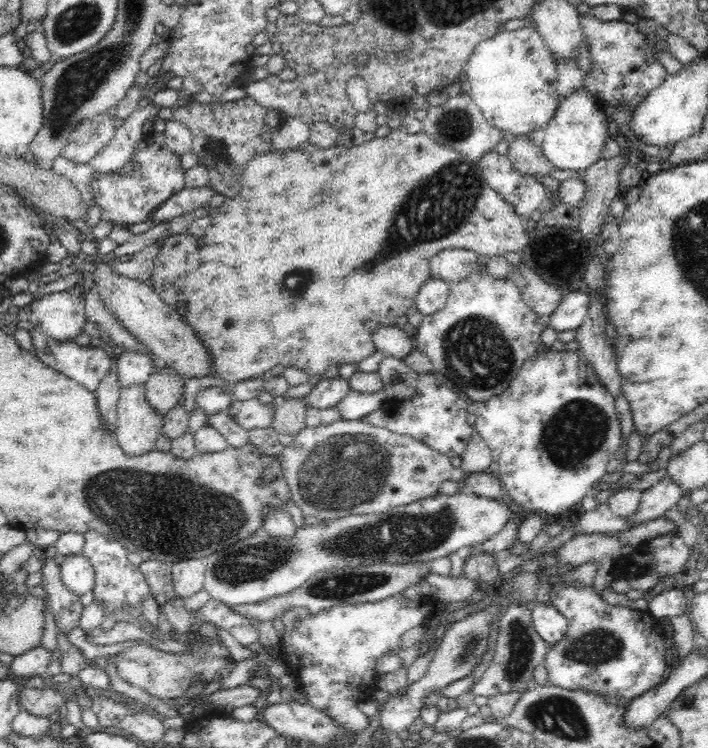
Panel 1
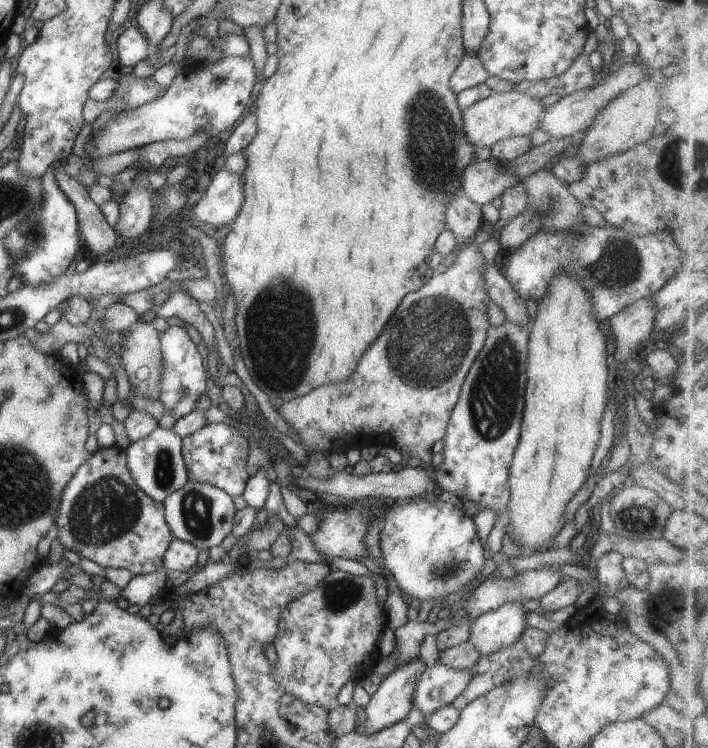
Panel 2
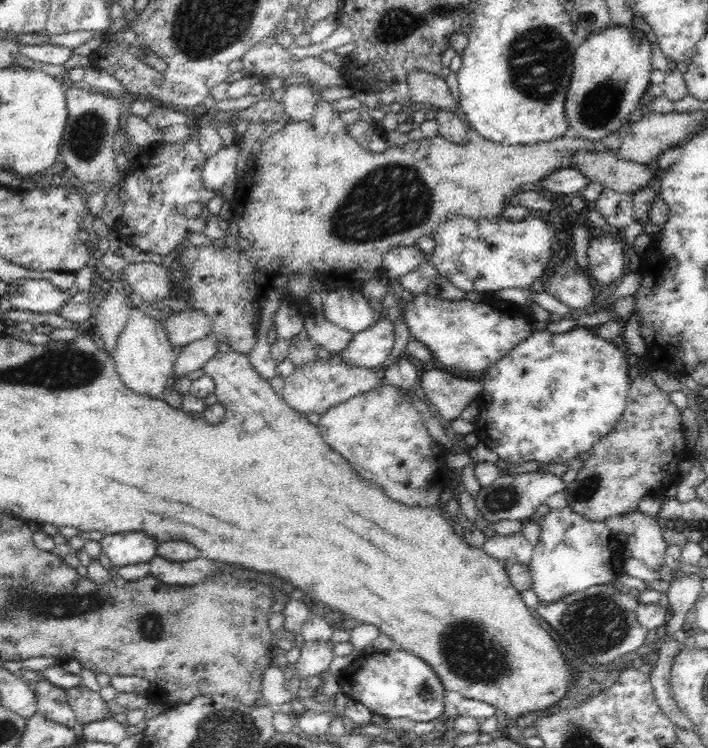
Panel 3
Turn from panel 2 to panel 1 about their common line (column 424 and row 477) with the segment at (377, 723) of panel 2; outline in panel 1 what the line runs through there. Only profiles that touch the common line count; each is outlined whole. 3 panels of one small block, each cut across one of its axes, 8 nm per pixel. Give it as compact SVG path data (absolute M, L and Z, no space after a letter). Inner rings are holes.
M666 476L642 492L636 512L624 520L628 525L642 525L655 518L664 517L664 512L676 508L677 502L684 495L688 495L688 492L684 492L679 484Z

